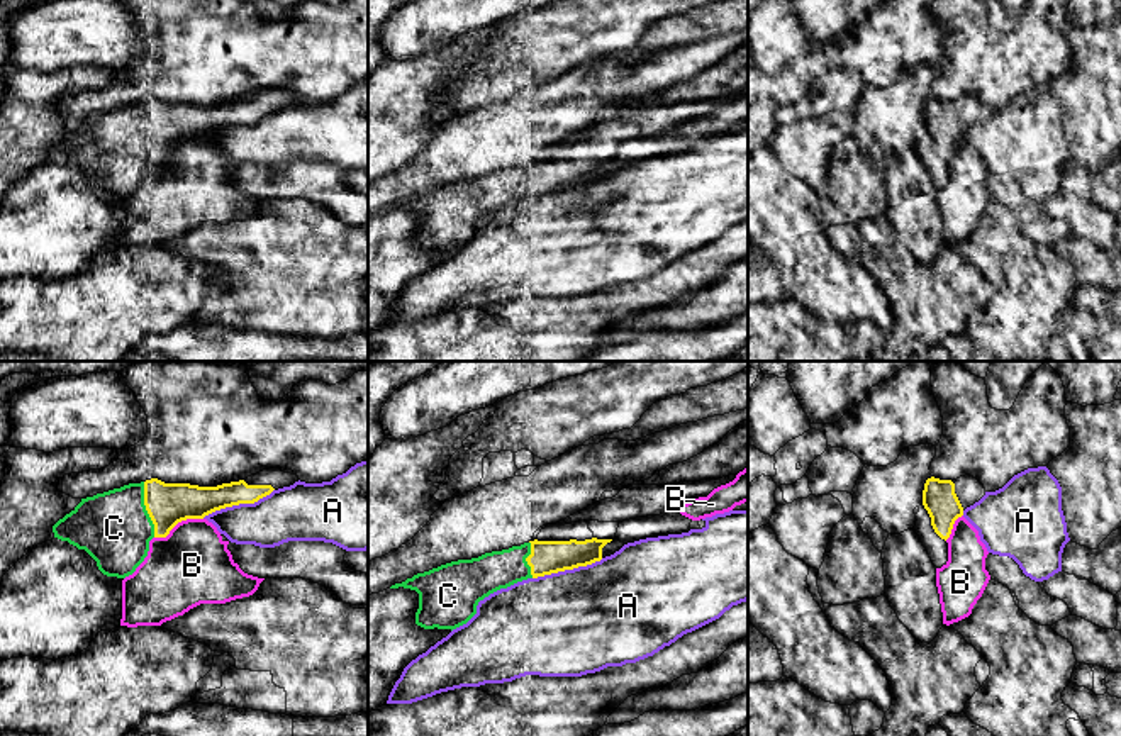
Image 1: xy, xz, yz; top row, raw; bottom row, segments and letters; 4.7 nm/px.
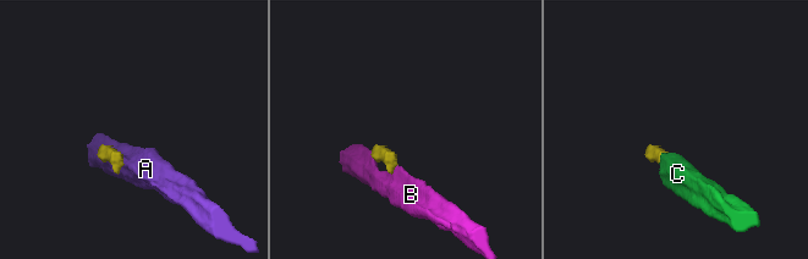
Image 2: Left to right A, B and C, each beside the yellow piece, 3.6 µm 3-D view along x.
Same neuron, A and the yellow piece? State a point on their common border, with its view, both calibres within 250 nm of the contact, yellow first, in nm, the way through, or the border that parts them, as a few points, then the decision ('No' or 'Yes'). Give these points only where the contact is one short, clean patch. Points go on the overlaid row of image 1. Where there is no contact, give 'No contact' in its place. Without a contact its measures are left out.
Touches yellow at xy (238, 504). Thickness 170 nm (yellow) against 260 nm. No

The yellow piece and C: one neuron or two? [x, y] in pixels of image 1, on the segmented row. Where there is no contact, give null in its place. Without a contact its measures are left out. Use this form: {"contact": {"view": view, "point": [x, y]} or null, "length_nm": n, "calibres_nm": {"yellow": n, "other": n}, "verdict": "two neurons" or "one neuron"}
{"contact": {"view": "xy", "point": [146, 509]}, "length_nm": 280, "calibres_nm": {"yellow": 200, "other": 360}, "verdict": "one neuron"}

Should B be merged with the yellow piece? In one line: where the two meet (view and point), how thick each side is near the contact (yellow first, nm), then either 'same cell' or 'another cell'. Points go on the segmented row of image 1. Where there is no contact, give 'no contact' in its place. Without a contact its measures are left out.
xy (178, 521) | 200/380 nm | another cell

